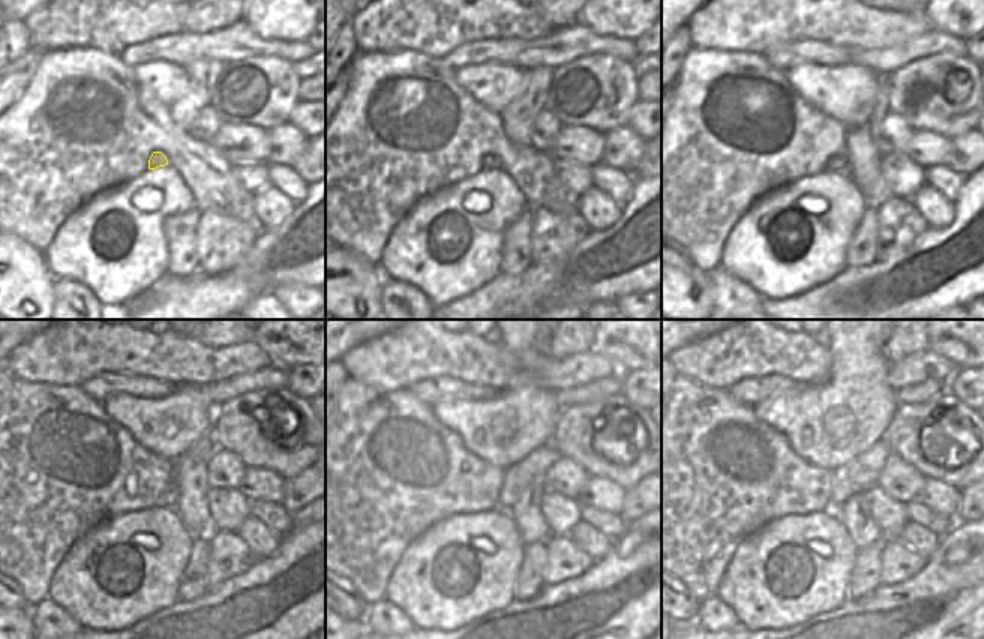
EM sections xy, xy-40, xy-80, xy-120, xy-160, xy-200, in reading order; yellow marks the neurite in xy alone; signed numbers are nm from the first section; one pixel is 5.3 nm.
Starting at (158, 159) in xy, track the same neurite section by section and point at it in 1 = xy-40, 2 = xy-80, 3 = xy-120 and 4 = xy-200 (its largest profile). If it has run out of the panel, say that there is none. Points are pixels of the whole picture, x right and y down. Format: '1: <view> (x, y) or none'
1: xy-40 (491, 162)
2: xy-80 (839, 164)
3: xy-120 (170, 497)
4: xy-200 (860, 474)

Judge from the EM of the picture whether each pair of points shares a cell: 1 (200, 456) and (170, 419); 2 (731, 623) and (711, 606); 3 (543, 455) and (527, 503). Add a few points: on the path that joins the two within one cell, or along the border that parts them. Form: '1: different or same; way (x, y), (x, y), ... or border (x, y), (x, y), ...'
1: different; border (213, 426), (173, 464)
2: same; way (726, 621), (714, 611)
3: different; border (543, 474), (539, 474), (513, 504)

